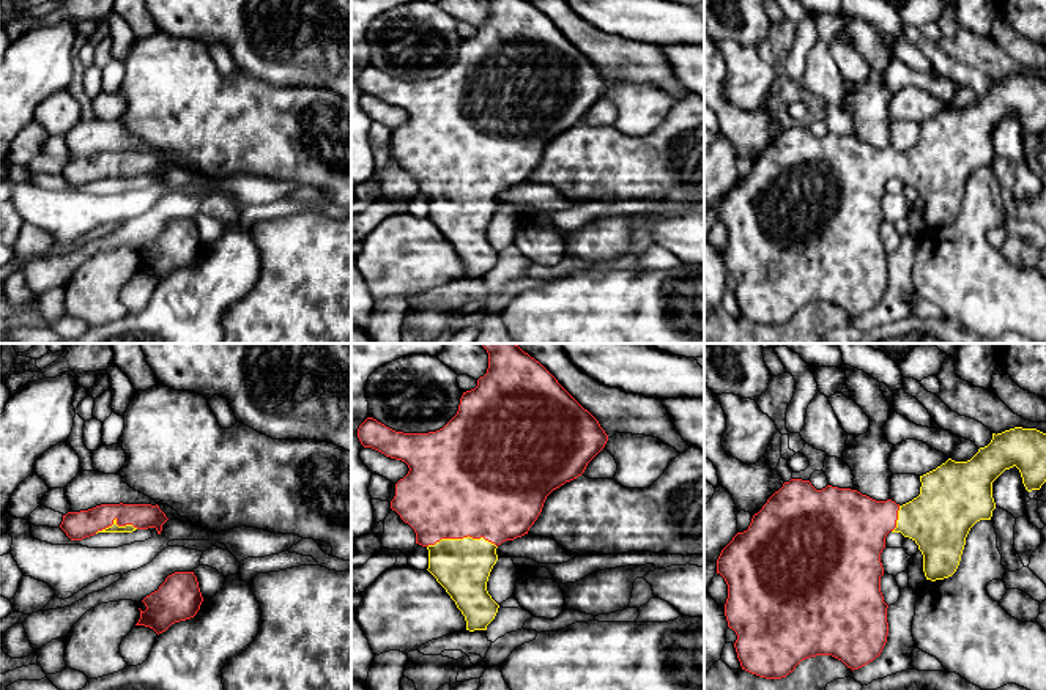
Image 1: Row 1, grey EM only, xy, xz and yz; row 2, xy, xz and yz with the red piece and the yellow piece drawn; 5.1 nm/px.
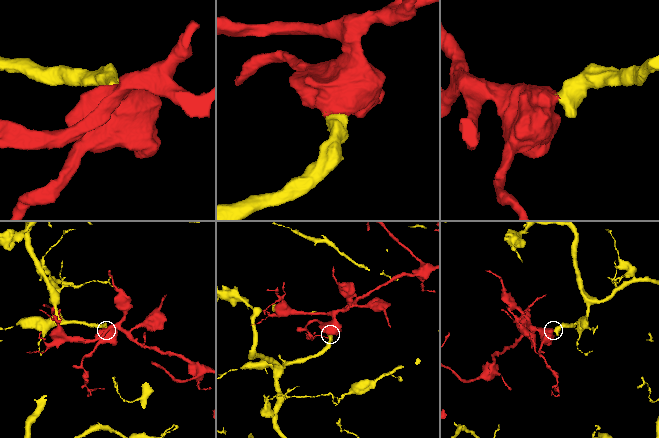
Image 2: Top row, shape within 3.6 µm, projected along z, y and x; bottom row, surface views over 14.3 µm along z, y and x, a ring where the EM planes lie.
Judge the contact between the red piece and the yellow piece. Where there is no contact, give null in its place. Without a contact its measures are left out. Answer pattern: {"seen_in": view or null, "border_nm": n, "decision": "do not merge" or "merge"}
{"seen_in": "xz", "border_nm": 360, "decision": "merge"}

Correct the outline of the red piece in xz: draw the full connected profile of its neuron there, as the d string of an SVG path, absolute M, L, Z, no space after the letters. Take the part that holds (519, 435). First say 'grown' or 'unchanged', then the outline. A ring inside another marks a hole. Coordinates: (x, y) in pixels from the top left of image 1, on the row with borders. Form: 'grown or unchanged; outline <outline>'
grown; outline M480 343L488 353L488 369L477 386L463 392L457 414L440 430L428 433L395 432L373 417L358 428L364 447L408 465L408 474L395 484L391 509L416 532L416 543L428 550L428 572L446 589L466 621L466 630L487 630L499 605L487 591L498 561L496 548L528 534L542 512L547 496L581 476L588 463L605 447L608 435L558 380L517 343Z

